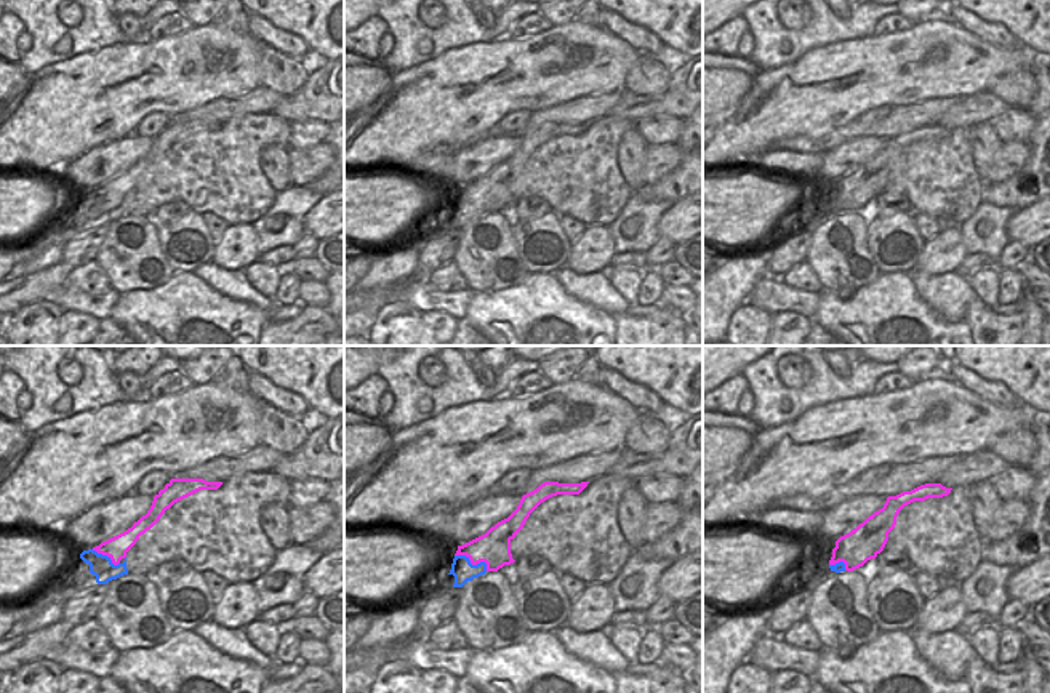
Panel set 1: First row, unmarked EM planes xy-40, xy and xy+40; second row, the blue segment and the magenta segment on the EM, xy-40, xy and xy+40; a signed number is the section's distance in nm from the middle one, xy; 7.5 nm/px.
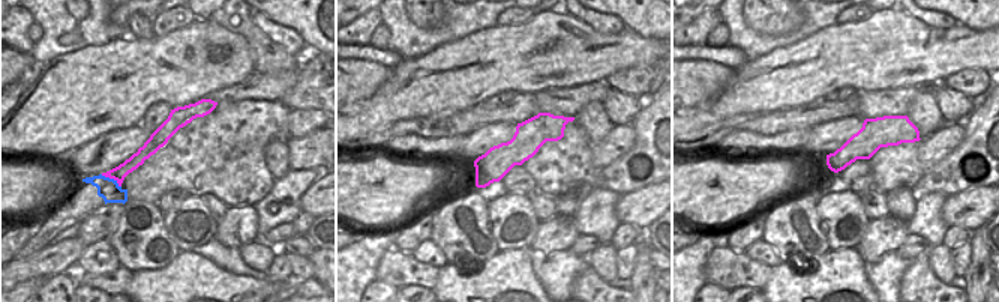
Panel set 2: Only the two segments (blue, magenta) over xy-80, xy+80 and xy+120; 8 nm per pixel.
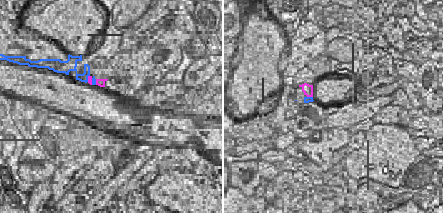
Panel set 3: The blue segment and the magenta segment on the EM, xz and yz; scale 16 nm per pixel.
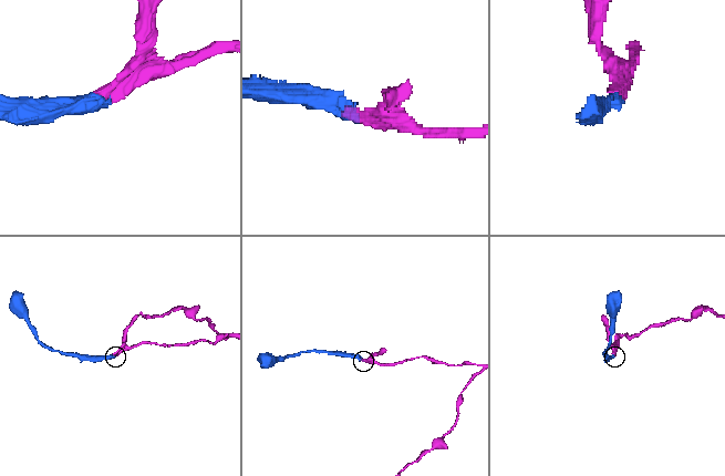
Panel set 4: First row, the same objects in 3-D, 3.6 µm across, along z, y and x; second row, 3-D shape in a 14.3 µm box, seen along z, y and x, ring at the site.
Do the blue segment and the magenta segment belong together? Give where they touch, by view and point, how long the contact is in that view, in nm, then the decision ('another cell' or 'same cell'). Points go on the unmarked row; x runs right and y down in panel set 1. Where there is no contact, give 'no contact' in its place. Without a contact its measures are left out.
contact xy (474, 207); length 280 nm; another cell

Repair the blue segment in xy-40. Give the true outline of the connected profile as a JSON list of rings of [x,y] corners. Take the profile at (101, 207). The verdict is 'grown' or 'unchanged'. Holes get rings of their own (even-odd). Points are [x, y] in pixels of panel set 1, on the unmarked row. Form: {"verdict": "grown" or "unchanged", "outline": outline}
{"verdict": "grown", "outline": [[[272,112],[243,114],[222,123],[218,131],[200,131],[174,144],[150,171],[139,178],[118,206],[93,190],[83,192],[80,200],[90,206],[90,214],[96,218],[98,226],[107,226],[123,216],[149,216],[174,200],[187,203],[197,214],[213,213],[227,226],[238,222],[253,226],[267,213],[277,194],[259,166],[261,150],[271,144],[288,146],[290,136],[291,123]]]}

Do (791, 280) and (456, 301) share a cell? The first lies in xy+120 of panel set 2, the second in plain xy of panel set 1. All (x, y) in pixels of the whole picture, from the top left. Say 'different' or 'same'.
different

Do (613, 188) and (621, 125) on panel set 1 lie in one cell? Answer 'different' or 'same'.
same

